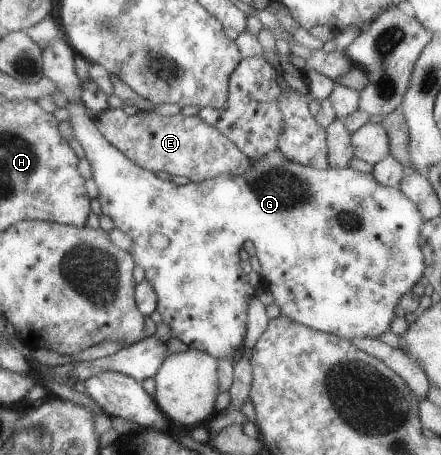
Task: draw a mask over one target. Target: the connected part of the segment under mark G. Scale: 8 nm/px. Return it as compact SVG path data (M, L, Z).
M66 38L54 39L47 47L43 48L43 73L45 78L53 80L59 92L62 92L69 100L70 106L66 107L70 111L70 122L73 128L74 138L78 140L86 153L86 158L93 168L93 179L99 188L98 200L101 204L103 214L110 216L115 228L126 232L132 239L129 253L134 258L136 265L145 270L145 279L150 282L157 294L157 311L161 314L163 322L171 330L171 336L177 338L181 345L188 349L196 349L207 352L214 358L232 359L234 354L240 350L242 342L245 342L247 332L247 311L249 302L254 296L255 288L250 284L248 274L245 274L240 265L240 248L244 248L246 241L252 241L257 248L257 257L261 262L262 275L265 278L269 291L275 298L275 304L279 306L281 314L297 323L309 326L317 331L324 331L344 337L374 339L390 330L391 325L396 320L394 308L400 302L401 296L412 287L424 279L425 269L424 255L420 248L421 230L425 220L418 207L399 188L382 186L373 173L364 173L346 167L326 170L304 166L288 160L280 151L269 152L258 161L251 162L251 167L243 175L223 174L204 182L193 183L190 181L185 185L174 184L171 180L163 180L152 171L147 171L132 162L122 151L119 151L113 144L110 144L105 136L96 128L95 120L88 117L85 112L86 106L80 104L81 81L74 69L75 50L70 46Z

